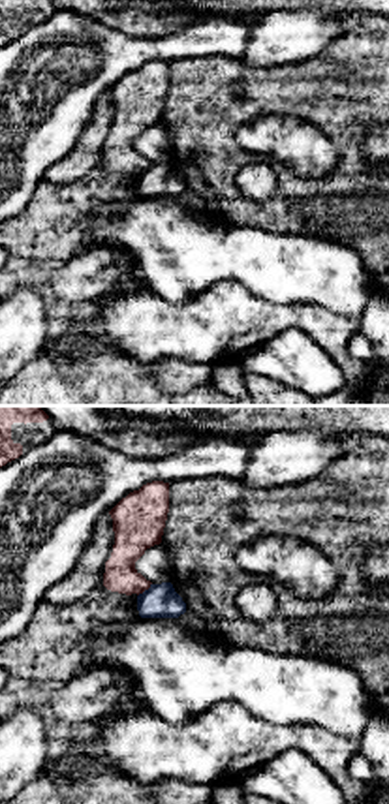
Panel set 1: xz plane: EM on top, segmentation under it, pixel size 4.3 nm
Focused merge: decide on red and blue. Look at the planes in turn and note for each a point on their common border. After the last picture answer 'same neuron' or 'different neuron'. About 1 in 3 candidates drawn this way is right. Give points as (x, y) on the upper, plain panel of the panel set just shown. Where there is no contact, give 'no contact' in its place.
contact (145, 168)

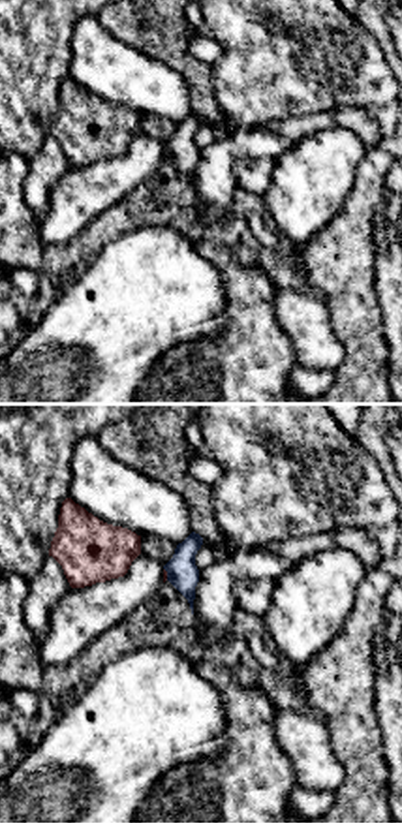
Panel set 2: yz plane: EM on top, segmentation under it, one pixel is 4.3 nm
contact (166, 153)

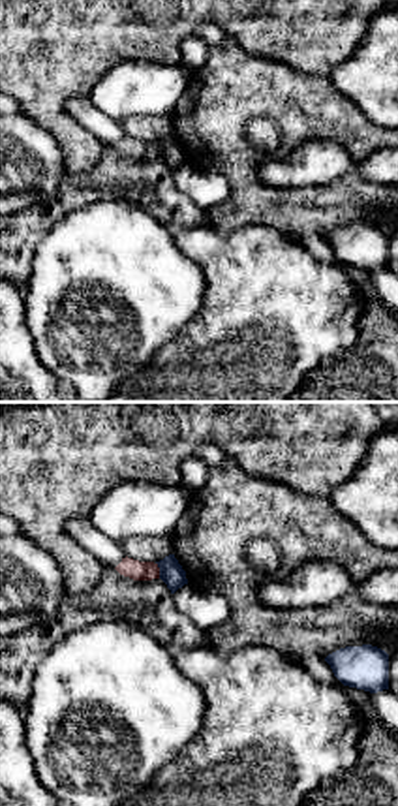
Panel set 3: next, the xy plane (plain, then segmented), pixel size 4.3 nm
contact (158, 149)

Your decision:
different neuron

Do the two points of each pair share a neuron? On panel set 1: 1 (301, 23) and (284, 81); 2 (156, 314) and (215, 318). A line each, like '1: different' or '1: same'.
1: different
2: same

